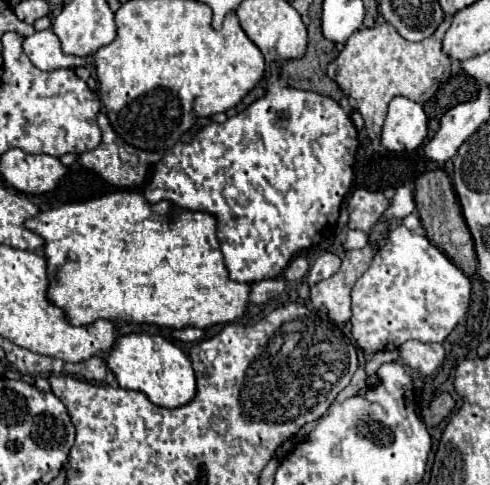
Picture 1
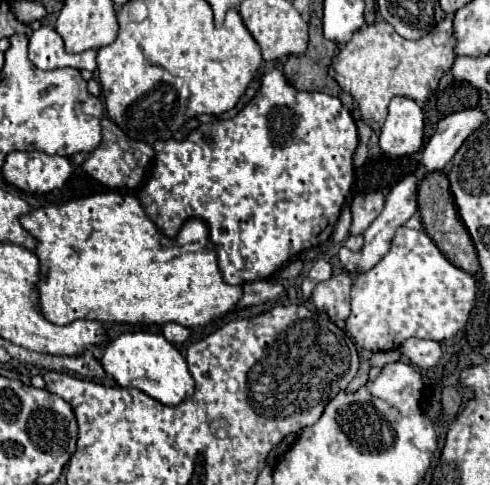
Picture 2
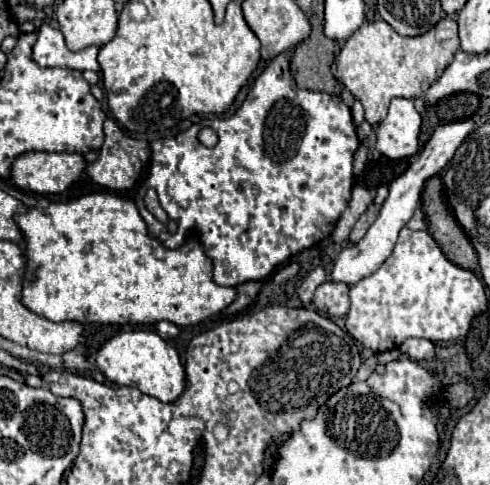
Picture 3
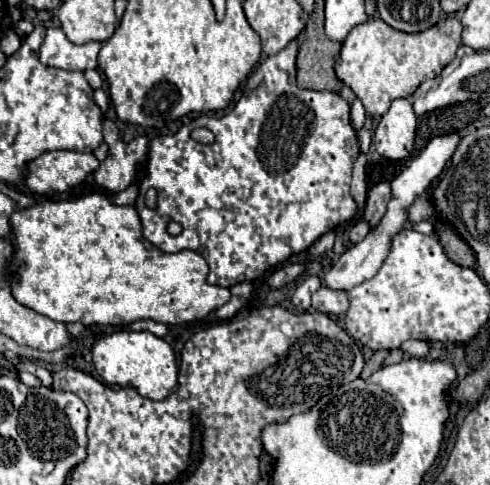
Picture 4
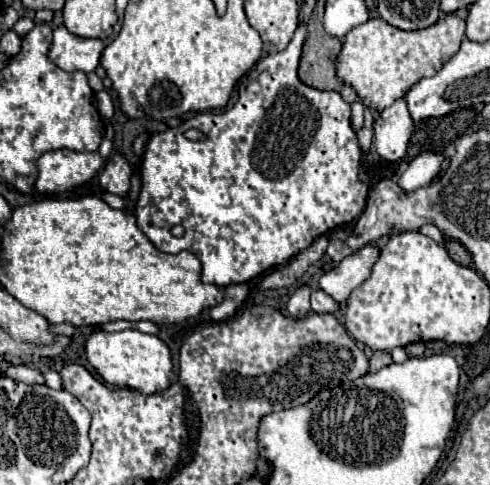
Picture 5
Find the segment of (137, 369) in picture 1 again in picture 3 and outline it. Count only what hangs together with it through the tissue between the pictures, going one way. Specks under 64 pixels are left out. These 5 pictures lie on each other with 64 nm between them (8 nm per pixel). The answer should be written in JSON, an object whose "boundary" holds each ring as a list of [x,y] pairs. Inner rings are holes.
{"boundary":[[[130,330],[112,336],[98,348],[96,366],[110,382],[118,386],[134,386],[142,394],[154,396],[160,402],[174,402],[186,386],[184,366],[178,352],[152,330]]]}

